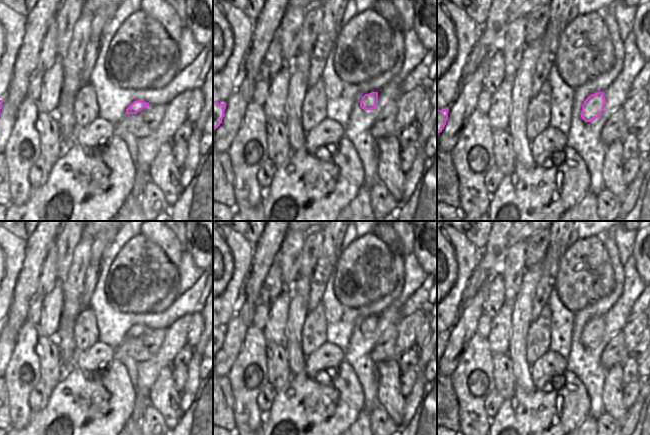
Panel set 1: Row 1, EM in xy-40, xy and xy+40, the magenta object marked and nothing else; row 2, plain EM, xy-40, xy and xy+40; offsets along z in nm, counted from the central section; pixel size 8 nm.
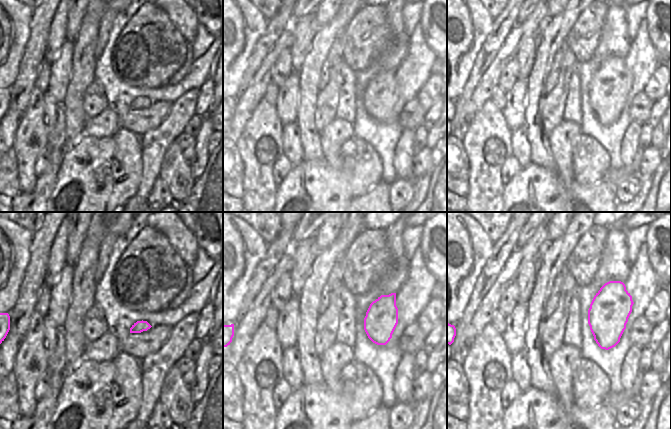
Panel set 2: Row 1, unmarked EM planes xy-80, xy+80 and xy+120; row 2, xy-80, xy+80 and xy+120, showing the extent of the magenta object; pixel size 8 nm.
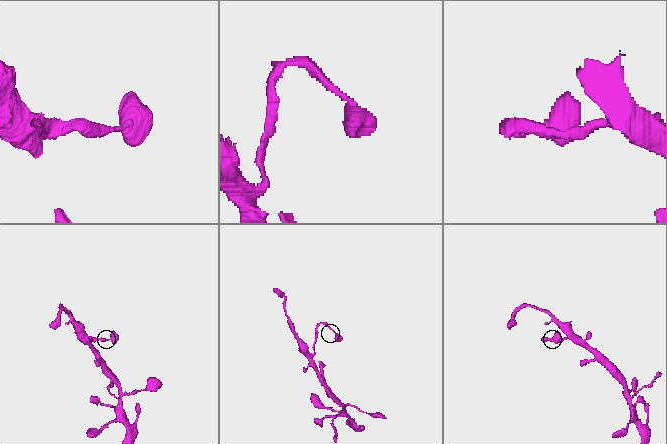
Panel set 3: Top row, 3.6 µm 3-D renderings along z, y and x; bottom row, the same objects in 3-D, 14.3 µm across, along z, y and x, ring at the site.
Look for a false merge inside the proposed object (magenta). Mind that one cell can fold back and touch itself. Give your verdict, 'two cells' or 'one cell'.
one cell

